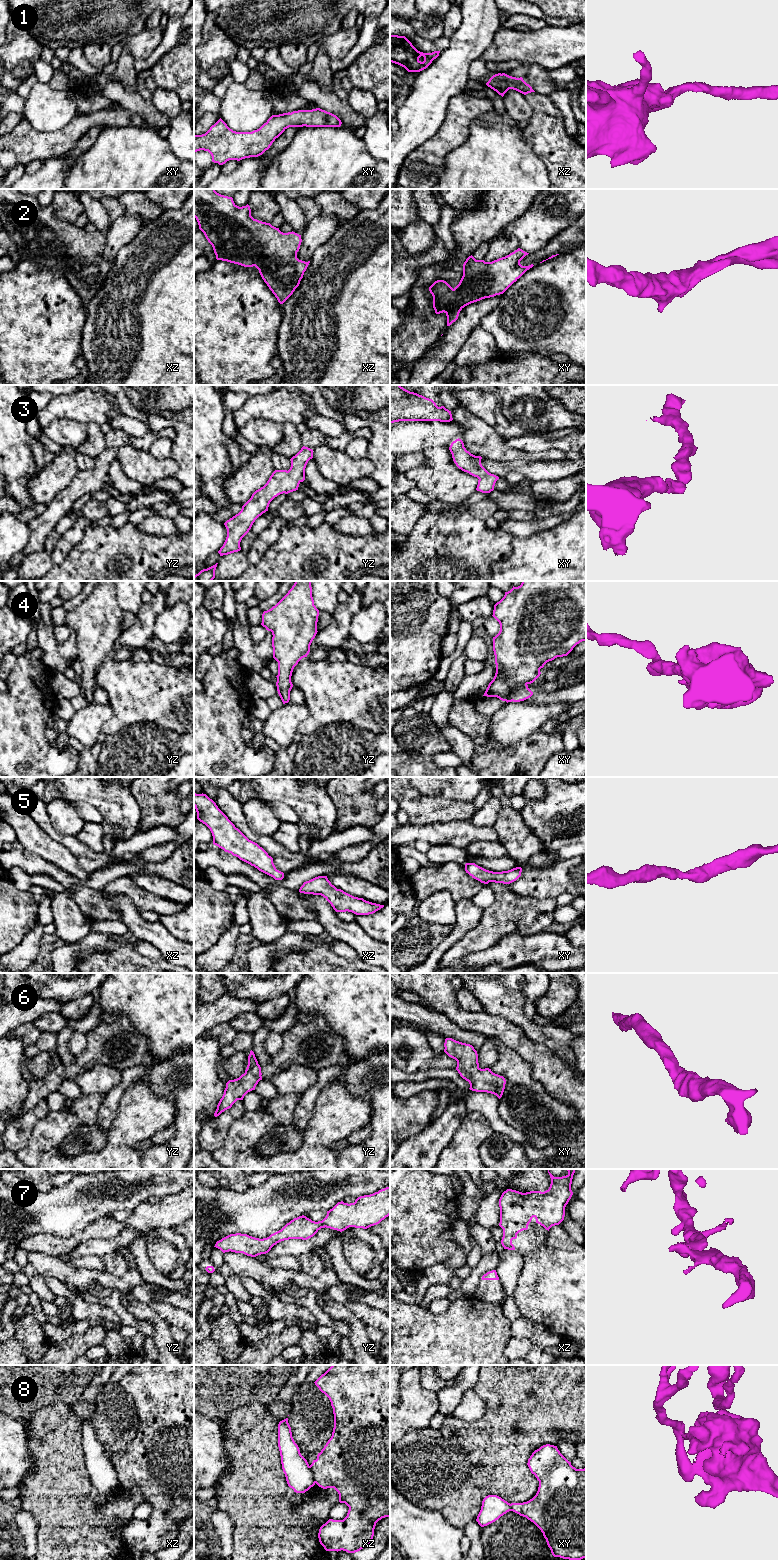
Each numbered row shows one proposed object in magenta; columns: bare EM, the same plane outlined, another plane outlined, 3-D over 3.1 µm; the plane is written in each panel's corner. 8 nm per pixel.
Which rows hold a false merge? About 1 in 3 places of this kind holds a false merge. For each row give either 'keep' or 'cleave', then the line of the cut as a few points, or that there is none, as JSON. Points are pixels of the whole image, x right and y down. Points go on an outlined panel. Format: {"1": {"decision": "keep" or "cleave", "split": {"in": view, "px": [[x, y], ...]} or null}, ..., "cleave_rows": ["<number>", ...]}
{"1": {"decision": "keep", "split": null}, "2": {"decision": "keep", "split": null}, "3": {"decision": "keep", "split": null}, "4": {"decision": "keep", "split": null}, "5": {"decision": "keep", "split": null}, "6": {"decision": "keep", "split": null}, "7": {"decision": "keep", "split": null}, "8": {"decision": "cleave", "split": {"in": "xz", "px": [[309, 1466], [313, 1479], [316, 1482]]}}, "cleave_rows": ["8"]}

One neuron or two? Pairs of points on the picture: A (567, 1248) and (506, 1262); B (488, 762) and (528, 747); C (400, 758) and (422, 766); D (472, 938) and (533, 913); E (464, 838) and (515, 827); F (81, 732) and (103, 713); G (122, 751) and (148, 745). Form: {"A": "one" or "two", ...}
{"A": "two", "B": "one", "C": "one", "D": "one", "E": "two", "F": "one", "G": "one"}

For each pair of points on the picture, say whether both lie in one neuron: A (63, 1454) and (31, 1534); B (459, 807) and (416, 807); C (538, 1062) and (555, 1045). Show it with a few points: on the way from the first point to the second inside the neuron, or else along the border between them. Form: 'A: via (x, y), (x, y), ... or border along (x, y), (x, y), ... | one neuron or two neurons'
A: border along (19, 1508), (28, 1511), (37, 1524), (36, 1546) | two neurons
B: via (448, 808), (427, 808) | one neuron
C: border along (529, 1039), (542, 1043), (568, 1065) | two neurons

